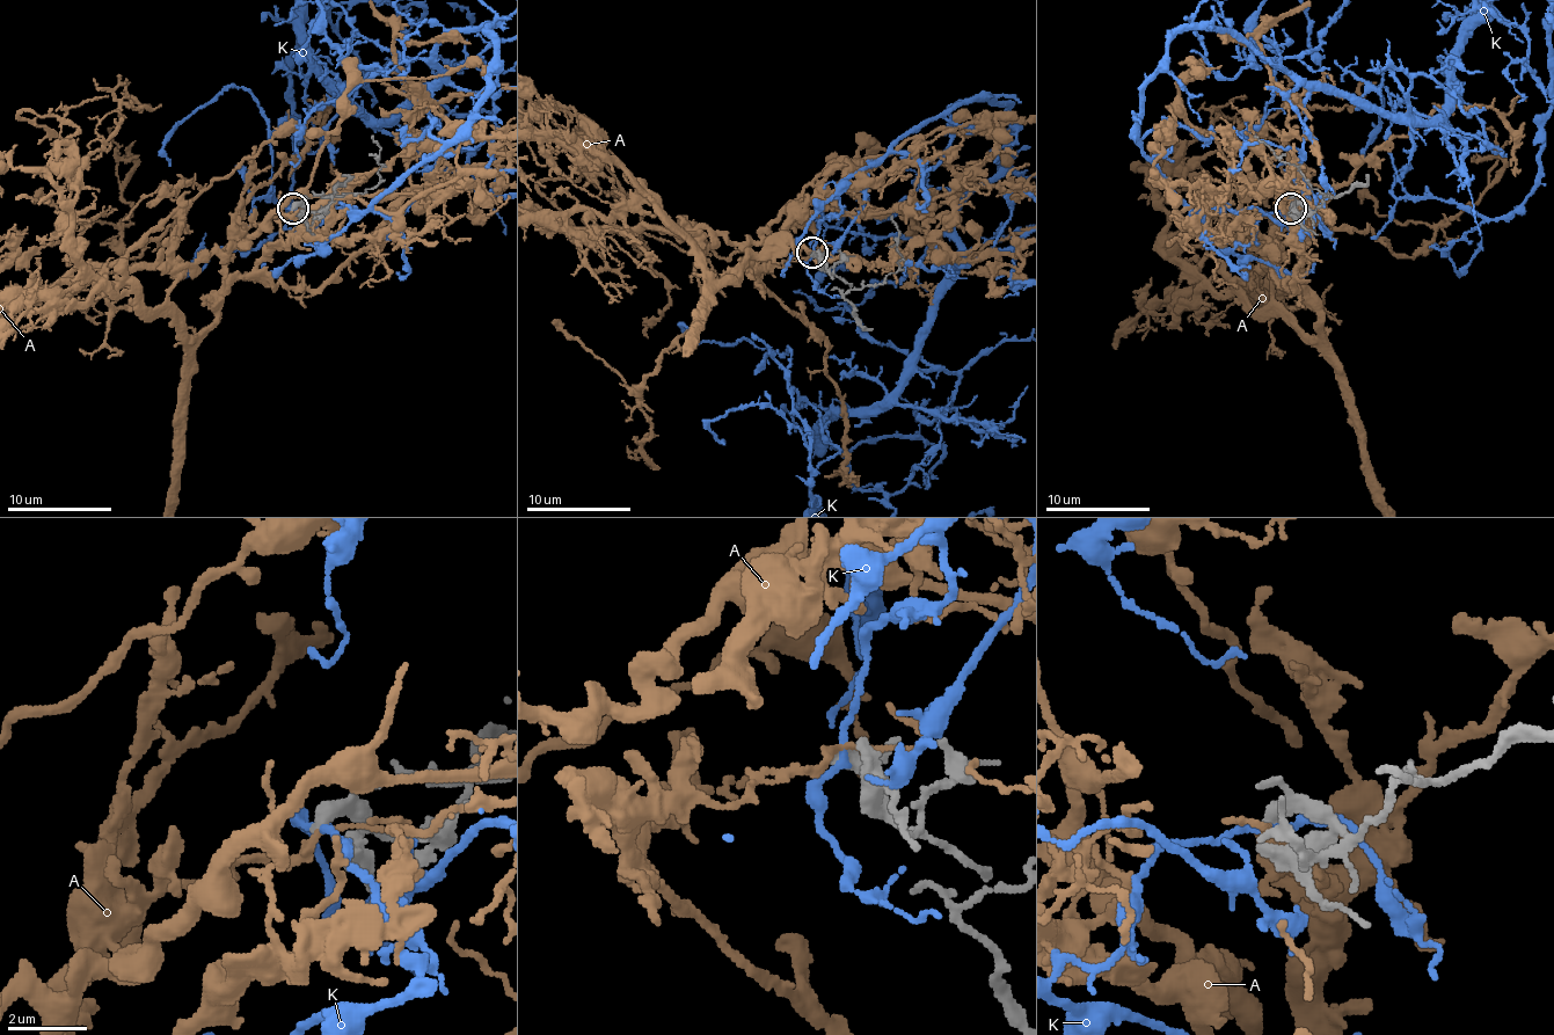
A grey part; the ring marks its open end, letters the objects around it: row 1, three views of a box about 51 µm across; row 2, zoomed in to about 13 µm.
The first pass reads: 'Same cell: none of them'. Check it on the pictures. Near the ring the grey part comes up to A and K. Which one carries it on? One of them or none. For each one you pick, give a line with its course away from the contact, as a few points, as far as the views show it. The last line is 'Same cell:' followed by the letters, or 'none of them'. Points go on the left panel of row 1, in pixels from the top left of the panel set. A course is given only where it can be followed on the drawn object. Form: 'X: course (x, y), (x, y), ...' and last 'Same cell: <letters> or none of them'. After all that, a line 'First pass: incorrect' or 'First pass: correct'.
Same cell: A
First pass: incorrect

